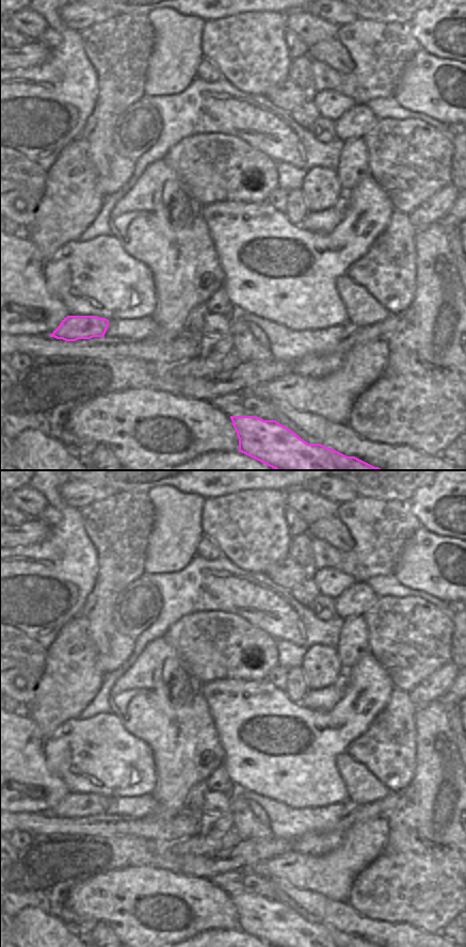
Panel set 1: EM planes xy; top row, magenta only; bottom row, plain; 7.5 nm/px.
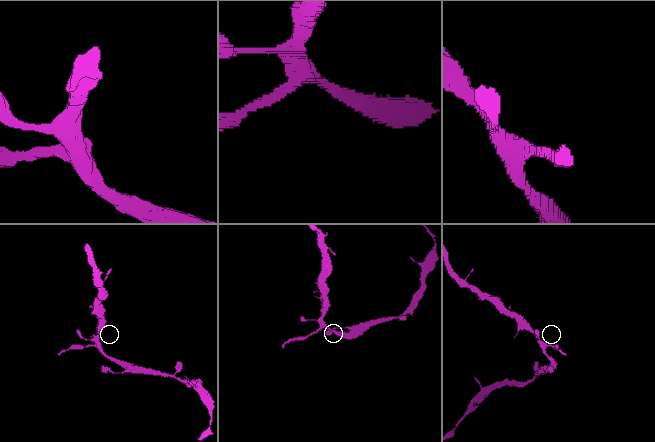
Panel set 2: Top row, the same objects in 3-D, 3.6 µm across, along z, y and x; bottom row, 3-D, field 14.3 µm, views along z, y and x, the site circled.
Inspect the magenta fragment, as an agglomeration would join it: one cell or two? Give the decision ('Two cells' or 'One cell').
Two cells

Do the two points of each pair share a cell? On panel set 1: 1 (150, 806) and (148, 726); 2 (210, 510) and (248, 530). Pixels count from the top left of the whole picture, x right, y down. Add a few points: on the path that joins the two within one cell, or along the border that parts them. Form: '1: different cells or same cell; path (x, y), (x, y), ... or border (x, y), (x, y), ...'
1: different cells; border (150, 793), (157, 801), (160, 812)
2: same cell; path (220, 515), (225, 520), (239, 524)

